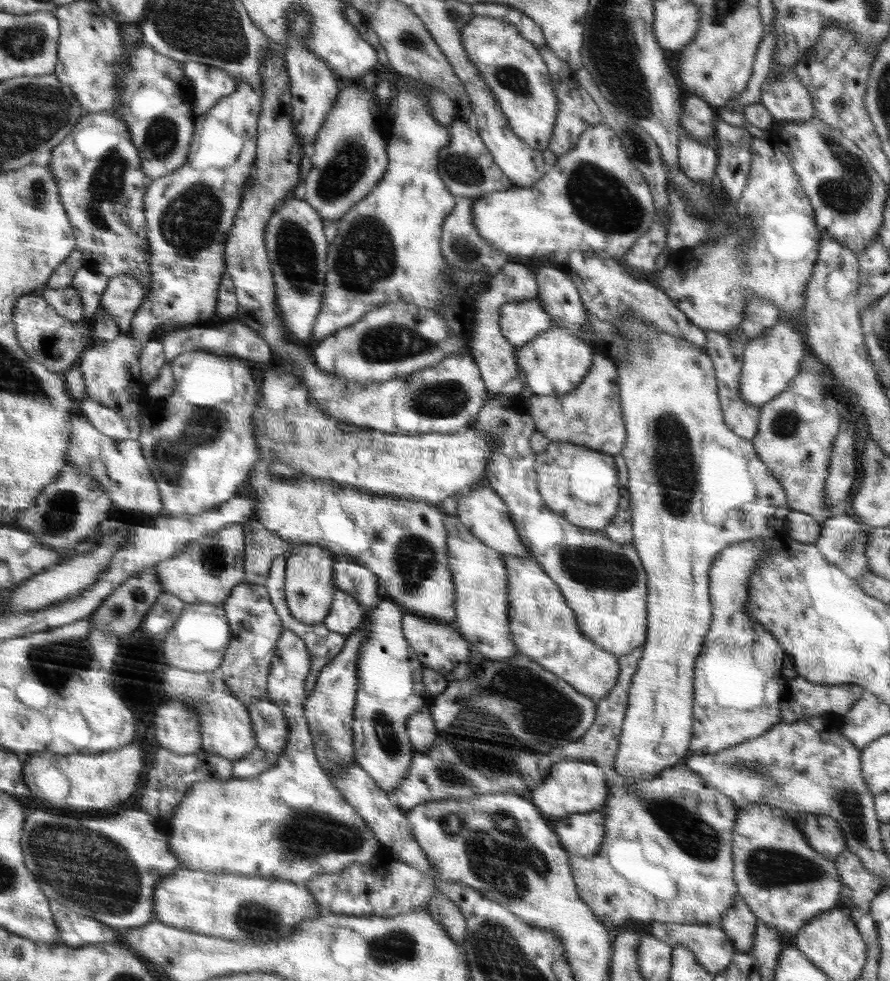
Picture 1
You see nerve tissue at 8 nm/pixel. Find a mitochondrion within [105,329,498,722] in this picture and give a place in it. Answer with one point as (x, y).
(204, 426)

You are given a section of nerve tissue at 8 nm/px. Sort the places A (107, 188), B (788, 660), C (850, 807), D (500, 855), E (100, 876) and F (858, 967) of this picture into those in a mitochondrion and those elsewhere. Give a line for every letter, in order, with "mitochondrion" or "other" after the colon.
A: mitochondrion
B: other
C: mitochondrion
D: mitochondrion
E: mitochondrion
F: other

